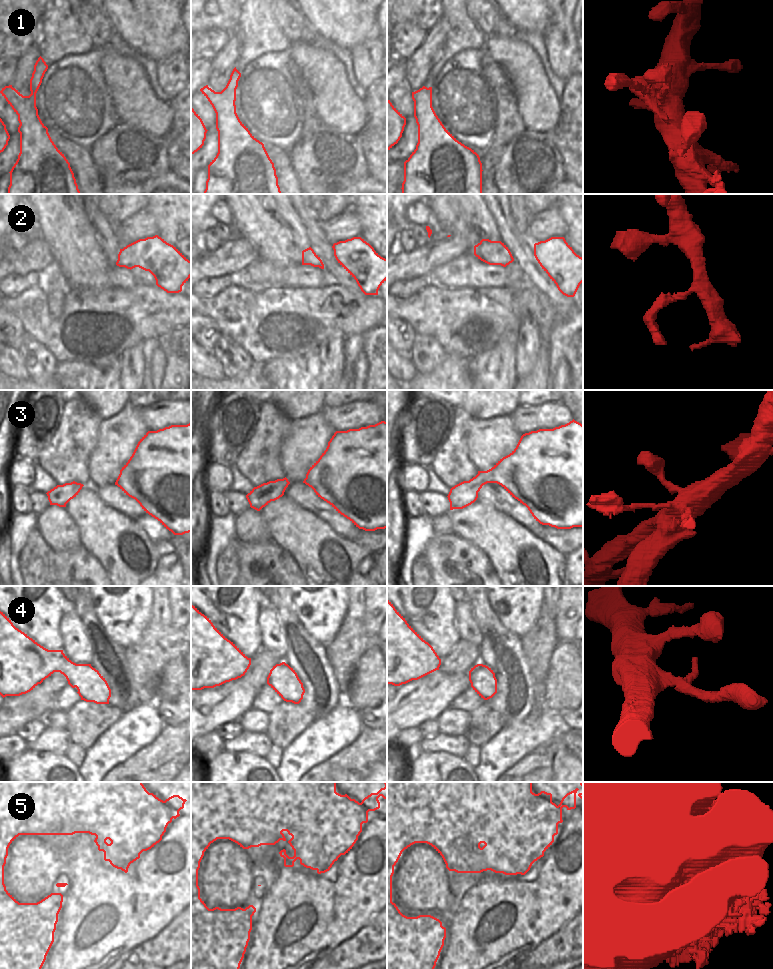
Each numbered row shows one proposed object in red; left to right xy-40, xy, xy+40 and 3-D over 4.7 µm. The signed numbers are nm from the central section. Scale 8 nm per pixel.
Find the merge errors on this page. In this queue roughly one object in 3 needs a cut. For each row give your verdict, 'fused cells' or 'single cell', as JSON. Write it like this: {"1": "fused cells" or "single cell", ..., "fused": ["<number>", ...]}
{"1": "single cell", "2": "single cell", "3": "single cell", "4": "fused cells", "5": "single cell", "fused": ["4"]}

